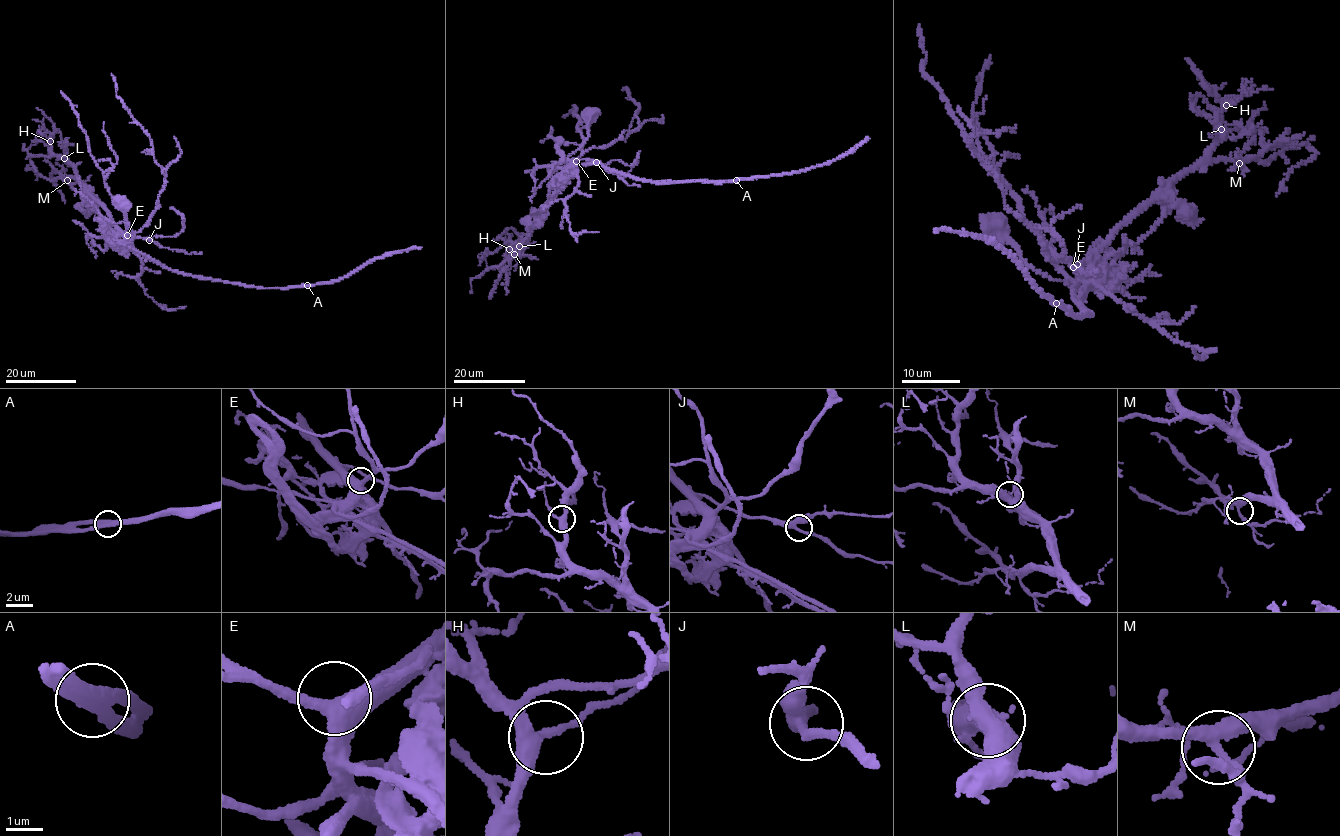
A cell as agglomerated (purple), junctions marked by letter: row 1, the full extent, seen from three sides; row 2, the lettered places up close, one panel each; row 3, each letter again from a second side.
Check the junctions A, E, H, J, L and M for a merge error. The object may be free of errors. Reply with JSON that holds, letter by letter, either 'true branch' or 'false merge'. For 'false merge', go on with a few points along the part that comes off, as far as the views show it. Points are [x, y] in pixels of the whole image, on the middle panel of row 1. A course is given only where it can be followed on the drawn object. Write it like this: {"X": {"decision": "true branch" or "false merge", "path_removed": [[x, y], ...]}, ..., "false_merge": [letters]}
{"A": {"decision": "false merge", "path_removed": [[736, 179], [658, 182], [570, 164], [548, 185], [543, 210], [534, 211], [544, 219], [532, 227], [521, 221]]}, "E": {"decision": "true branch"}, "H": {"decision": "true branch"}, "J": {"decision": "true branch"}, "L": {"decision": "true branch"}, "M": {"decision": "true branch"}, "false_merge": ["A"]}

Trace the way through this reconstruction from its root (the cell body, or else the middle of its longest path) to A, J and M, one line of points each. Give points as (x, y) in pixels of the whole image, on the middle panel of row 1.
A: (589, 116), (587, 139), (570, 154), (570, 160), (592, 159), (610, 169), (651, 181), (736, 179)
J: (589, 116), (585, 116), (588, 121), (587, 139), (568, 157), (573, 169), (588, 161), (596, 162)
M: (589, 116), (585, 116), (588, 121), (587, 139), (568, 157), (573, 162), (566, 175), (514, 254)

